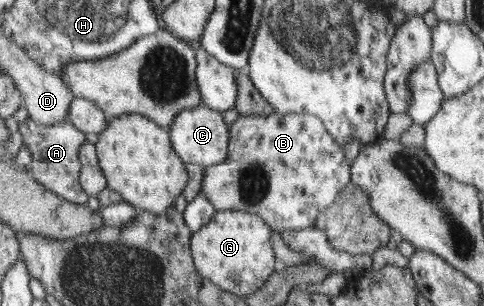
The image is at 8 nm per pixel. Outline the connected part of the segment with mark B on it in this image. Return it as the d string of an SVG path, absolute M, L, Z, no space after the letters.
M275 111L268 116L241 116L231 126L227 160L204 169L200 193L206 195L218 212L238 210L258 214L276 231L306 229L316 225L317 217L334 204L346 186L352 184L351 169L344 148L317 116Z

